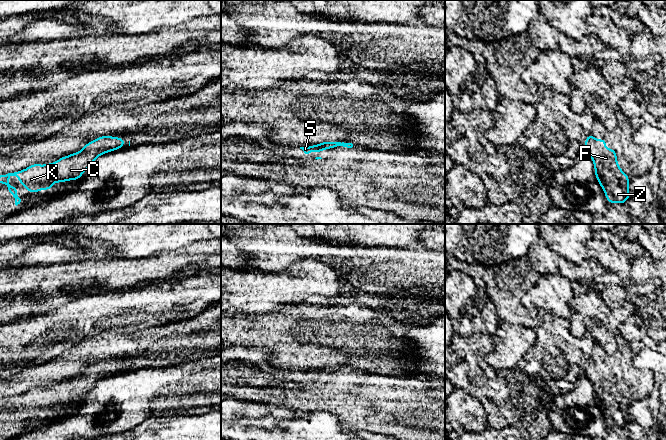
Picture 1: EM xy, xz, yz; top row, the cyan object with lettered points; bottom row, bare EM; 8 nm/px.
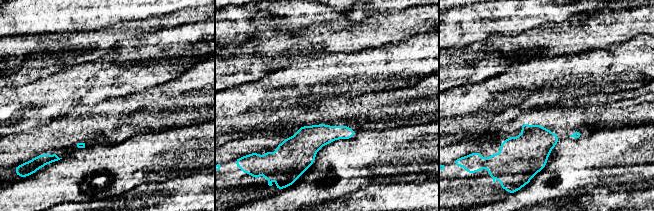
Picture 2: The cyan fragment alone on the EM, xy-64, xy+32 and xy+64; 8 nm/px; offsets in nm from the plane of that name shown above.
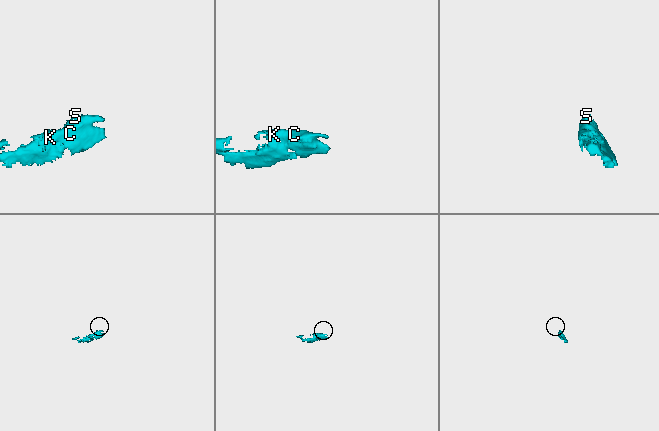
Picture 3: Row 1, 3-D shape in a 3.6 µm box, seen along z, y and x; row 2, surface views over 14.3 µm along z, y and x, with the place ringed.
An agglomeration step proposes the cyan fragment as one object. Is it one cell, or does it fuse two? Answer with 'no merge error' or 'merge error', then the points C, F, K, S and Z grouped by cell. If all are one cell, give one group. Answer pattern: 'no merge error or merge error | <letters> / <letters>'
no merge error | C F K S Z

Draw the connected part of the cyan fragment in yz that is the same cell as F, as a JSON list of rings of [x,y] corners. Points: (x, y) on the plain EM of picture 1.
[[[588,359],[585,363],[584,376],[592,383],[595,393],[595,401],[603,413],[609,428],[625,428],[629,423],[629,401],[622,395],[617,386],[614,373],[606,372],[606,363],[595,363]]]

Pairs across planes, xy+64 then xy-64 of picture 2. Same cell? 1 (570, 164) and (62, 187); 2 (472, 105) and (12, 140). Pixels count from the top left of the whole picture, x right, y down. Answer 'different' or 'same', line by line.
1: same
2: different

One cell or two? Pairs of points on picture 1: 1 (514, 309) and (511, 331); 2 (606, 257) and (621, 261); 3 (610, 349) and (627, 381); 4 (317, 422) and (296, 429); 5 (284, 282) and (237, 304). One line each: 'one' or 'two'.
1: two
2: one
3: two
4: one
5: one

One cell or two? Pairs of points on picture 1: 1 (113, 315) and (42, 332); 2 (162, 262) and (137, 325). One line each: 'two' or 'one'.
1: one
2: two

